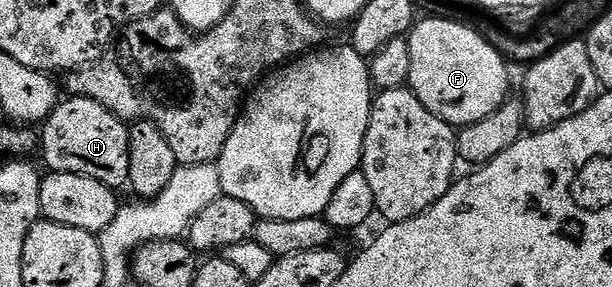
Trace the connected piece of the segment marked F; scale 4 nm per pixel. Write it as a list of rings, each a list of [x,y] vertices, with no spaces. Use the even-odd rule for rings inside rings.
[[[426,19],[423,23],[422,20],[415,22],[410,28],[408,42],[409,90],[430,112],[451,127],[461,129],[476,121],[484,121],[484,117],[496,113],[511,94],[511,68],[485,34],[450,19]]]

